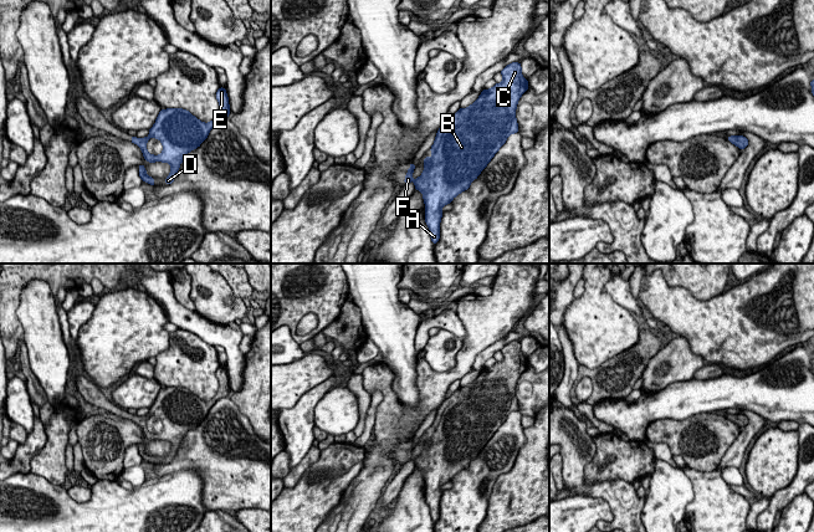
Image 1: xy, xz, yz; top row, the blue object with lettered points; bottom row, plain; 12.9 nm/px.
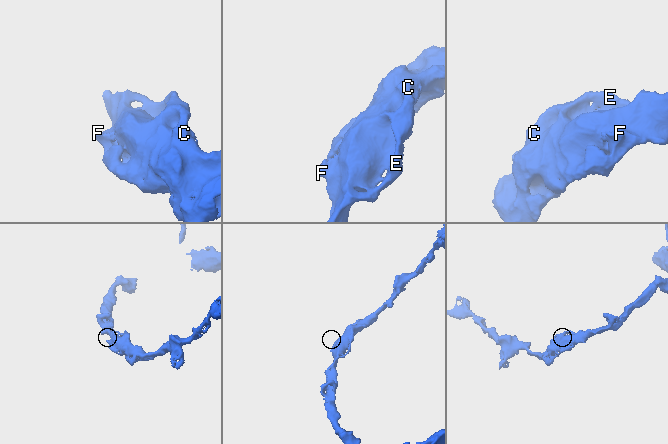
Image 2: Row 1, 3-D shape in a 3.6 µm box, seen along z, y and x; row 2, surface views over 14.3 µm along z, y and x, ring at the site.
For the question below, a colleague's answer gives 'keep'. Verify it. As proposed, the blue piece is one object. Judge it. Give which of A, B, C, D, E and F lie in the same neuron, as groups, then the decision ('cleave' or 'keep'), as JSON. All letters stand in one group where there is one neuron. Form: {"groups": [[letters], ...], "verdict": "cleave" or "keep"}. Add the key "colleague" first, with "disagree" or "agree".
{"colleague": "agree", "groups": [["A", "B", "C", "D", "E", "F"]], "verdict": "keep"}

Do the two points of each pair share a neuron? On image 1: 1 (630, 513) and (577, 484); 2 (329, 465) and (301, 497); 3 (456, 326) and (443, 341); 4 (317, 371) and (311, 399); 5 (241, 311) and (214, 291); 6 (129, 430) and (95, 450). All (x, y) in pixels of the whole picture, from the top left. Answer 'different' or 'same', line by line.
1: same
2: same
3: different
4: different
5: same
6: same

